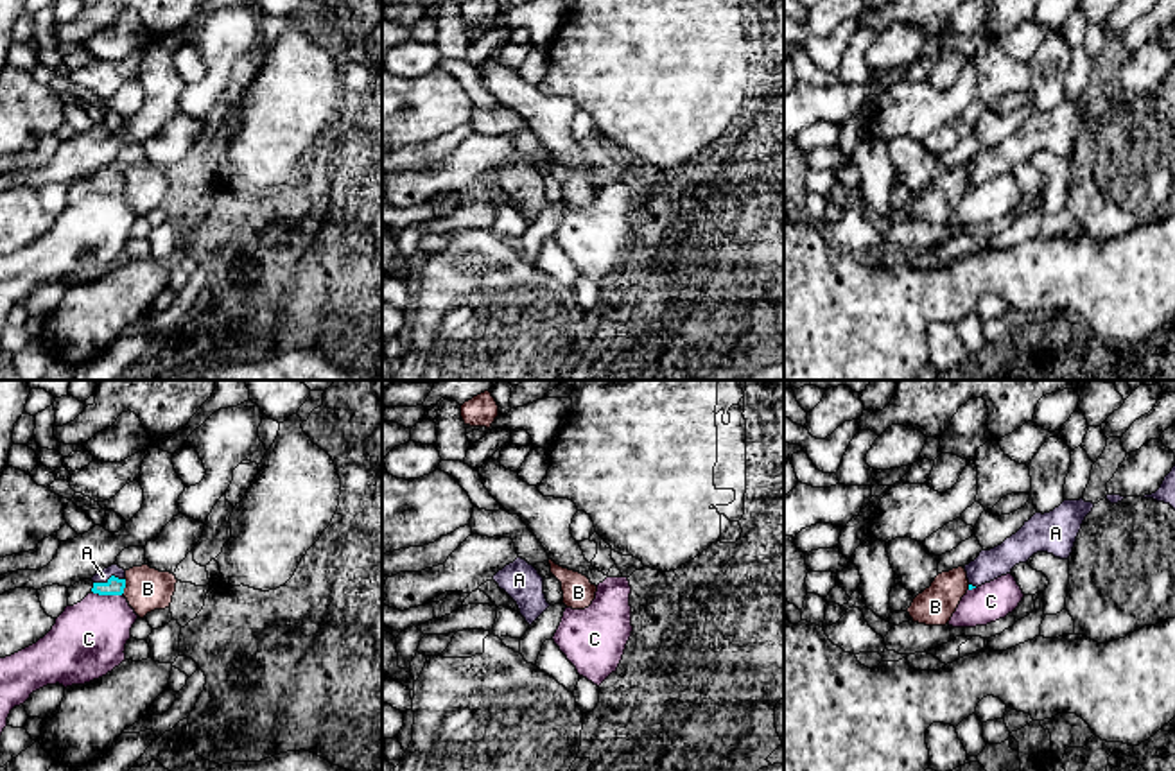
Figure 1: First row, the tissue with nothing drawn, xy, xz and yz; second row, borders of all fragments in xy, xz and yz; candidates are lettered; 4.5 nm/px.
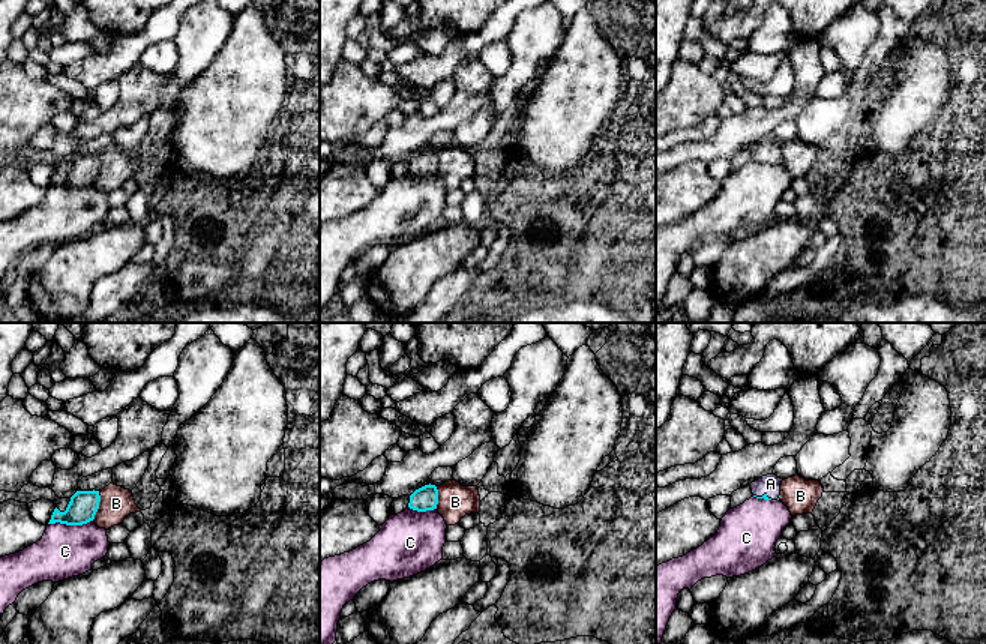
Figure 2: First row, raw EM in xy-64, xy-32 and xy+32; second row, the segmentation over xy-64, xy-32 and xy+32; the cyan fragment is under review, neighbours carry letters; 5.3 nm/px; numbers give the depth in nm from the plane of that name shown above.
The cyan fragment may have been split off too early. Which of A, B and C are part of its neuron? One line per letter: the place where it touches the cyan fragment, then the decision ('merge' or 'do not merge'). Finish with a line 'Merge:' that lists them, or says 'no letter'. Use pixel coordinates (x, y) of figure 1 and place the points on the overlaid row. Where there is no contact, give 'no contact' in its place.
A: meets cyan in xy at (110, 578); merge
B: meets cyan in xy at (124, 587); do not merge
C: meets cyan in xy at (108, 594); do not merge
Merge: A

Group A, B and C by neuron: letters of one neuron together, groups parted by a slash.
A / B / C

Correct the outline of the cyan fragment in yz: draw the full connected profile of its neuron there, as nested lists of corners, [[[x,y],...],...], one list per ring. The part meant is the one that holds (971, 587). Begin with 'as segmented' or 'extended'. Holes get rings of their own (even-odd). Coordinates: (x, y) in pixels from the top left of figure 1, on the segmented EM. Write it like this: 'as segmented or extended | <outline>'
extended | [[[1080,498],[1064,500],[1044,515],[1035,513],[1015,534],[990,550],[981,550],[974,561],[963,567],[969,590],[1010,574],[1015,565],[1026,563],[1037,552],[1069,559],[1082,524],[1092,507],[1092,502]]]

